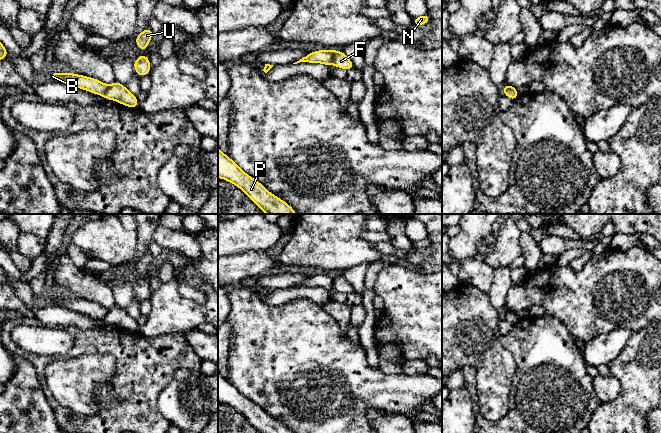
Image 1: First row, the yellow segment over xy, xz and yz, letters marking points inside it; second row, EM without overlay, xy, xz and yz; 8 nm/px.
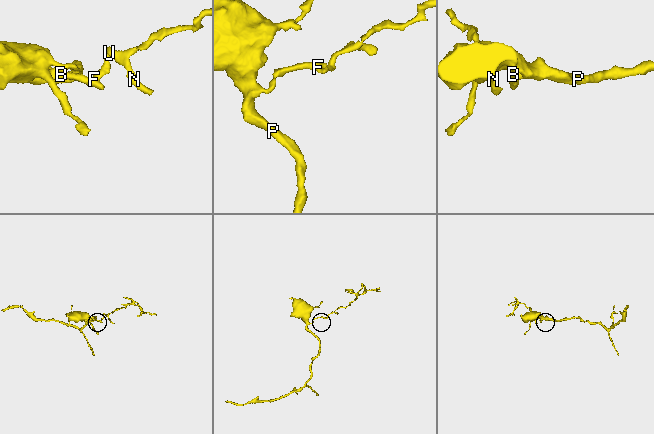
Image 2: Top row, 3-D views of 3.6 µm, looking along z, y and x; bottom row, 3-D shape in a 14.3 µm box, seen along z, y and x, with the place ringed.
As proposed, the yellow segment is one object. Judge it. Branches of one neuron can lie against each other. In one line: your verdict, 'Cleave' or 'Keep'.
Cleave

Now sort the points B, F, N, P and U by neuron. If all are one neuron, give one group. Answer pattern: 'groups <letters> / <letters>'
groups B P / F N U

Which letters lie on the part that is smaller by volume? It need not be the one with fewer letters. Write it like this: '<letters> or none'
F, N, U

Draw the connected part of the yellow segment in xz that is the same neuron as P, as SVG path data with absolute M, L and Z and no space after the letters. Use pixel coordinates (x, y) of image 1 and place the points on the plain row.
M218 371L218 402L231 406L246 417L259 433L293 433L279 421L270 417L260 406L246 398Z

